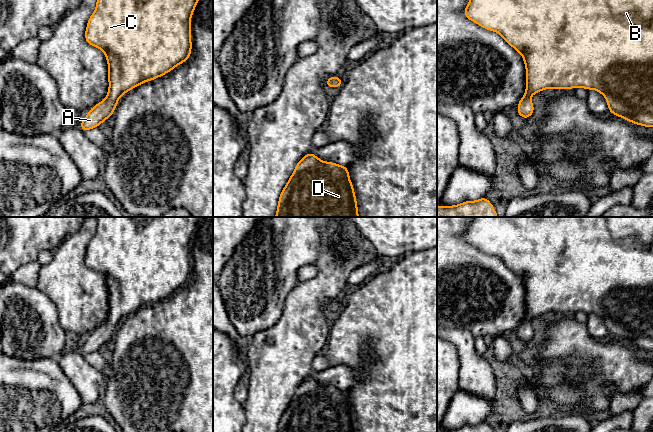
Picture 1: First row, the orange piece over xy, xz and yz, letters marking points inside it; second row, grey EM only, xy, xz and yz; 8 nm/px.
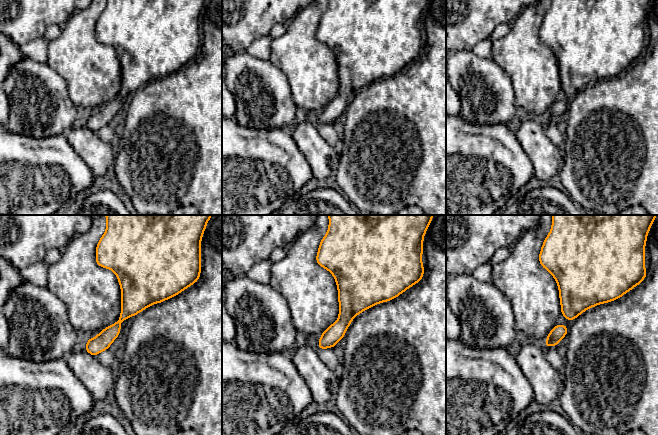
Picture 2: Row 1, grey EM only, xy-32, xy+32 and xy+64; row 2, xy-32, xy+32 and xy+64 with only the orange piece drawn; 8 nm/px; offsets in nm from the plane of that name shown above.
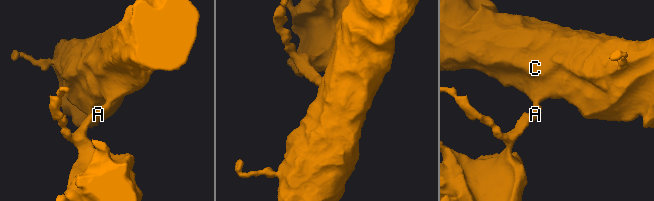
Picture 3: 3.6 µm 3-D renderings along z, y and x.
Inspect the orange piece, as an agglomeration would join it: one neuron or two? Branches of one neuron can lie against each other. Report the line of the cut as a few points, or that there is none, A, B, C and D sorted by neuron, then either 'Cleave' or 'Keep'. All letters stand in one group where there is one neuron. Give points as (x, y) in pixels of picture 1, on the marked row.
No split. Groups: A B C D. Keep

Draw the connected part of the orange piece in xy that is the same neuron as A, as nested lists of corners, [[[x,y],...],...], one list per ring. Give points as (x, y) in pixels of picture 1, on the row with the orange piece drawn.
[[[97,0],[85,40],[104,51],[109,68],[106,99],[89,110],[79,127],[85,132],[113,115],[120,96],[170,72],[190,58],[191,17],[198,0]]]

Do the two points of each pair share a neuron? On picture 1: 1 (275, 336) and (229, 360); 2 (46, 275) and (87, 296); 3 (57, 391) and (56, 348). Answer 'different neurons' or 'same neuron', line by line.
1: different neurons
2: same neuron
3: different neurons

